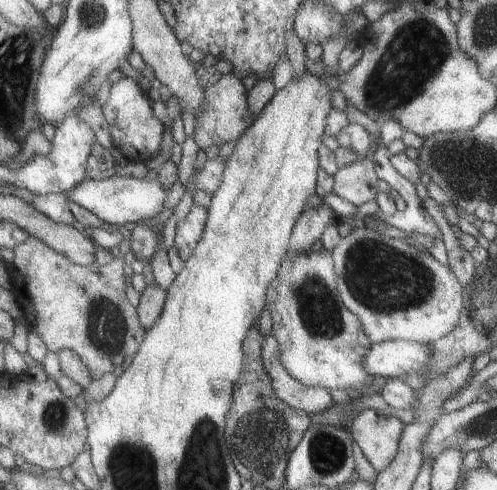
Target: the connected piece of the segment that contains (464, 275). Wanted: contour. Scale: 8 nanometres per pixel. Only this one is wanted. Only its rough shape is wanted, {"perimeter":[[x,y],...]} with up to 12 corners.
{"perimeter":[[449,224],[443,236],[449,265],[461,286],[474,278],[475,262]]}

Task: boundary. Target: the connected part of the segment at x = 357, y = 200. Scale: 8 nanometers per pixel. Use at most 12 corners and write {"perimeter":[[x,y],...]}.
{"perimeter":[[362,158],[336,171],[334,191],[361,206],[377,200],[375,162]]}

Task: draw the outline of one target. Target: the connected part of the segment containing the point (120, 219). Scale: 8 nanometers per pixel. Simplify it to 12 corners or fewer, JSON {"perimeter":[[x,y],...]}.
{"perimeter":[[87,178],[67,196],[119,226],[156,218],[158,178]]}

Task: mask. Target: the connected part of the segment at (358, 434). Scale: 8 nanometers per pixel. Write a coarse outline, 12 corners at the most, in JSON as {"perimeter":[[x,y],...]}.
{"perimeter":[[380,410],[348,425],[378,472],[399,451],[405,424]]}

